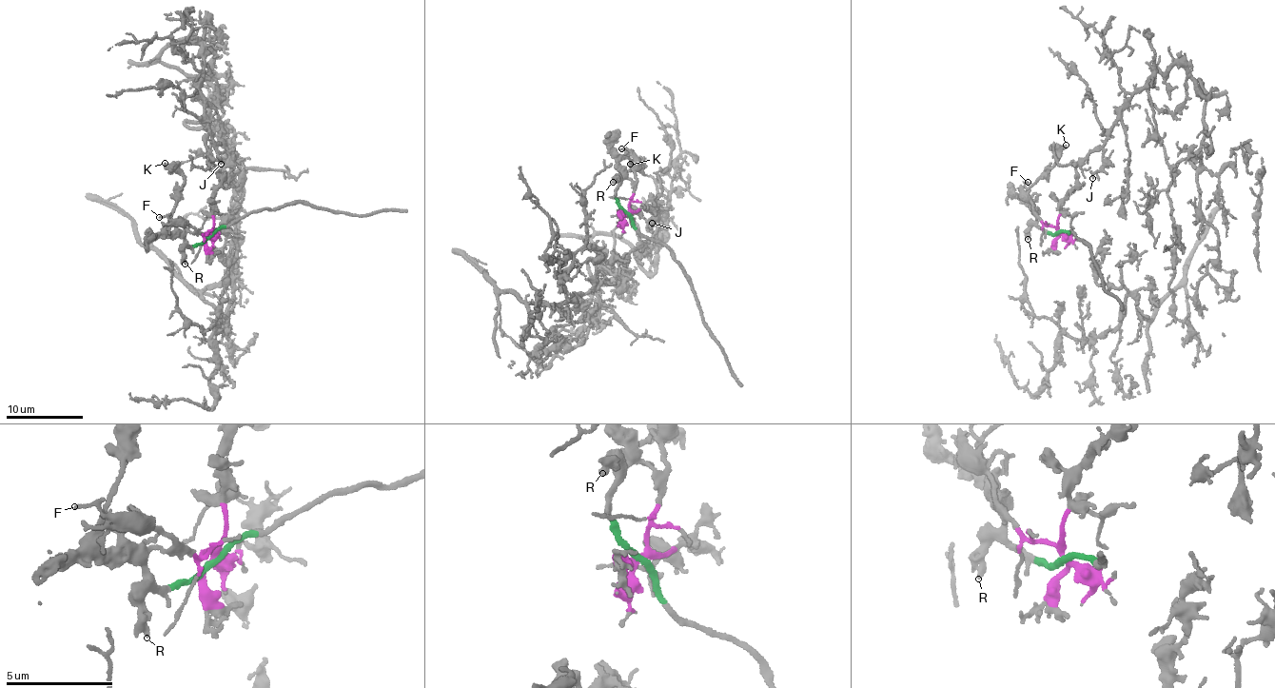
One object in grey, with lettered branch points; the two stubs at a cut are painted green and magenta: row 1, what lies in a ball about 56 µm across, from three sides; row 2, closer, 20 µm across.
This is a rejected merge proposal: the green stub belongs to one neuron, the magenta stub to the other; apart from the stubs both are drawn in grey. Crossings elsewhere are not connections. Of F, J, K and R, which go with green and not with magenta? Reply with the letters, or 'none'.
F, K, R

